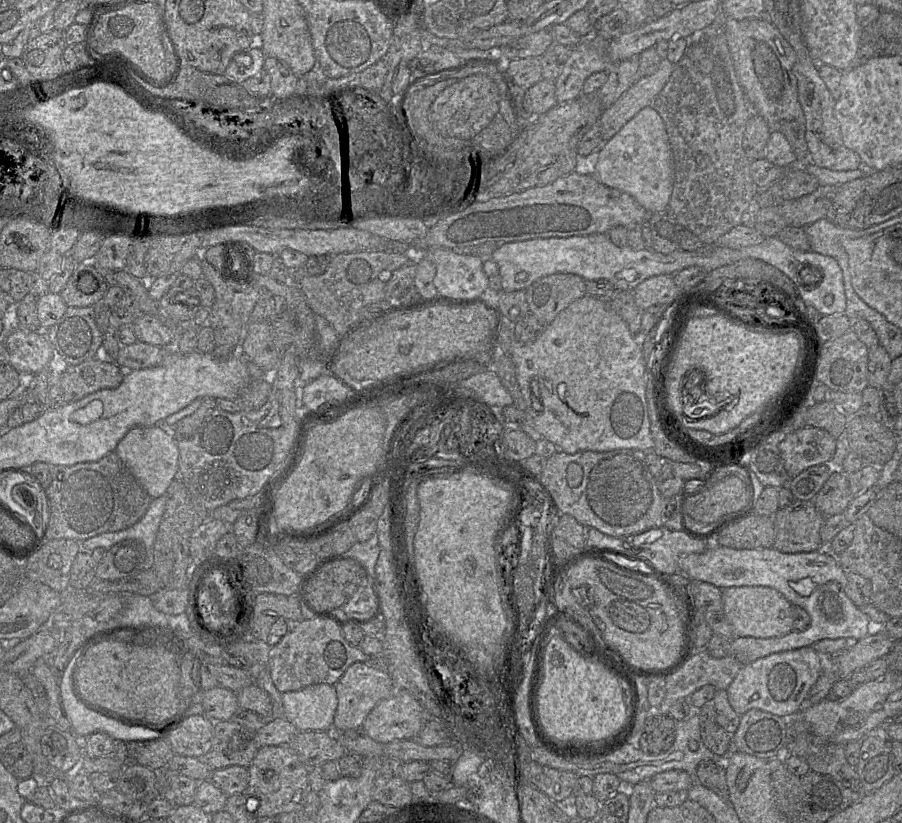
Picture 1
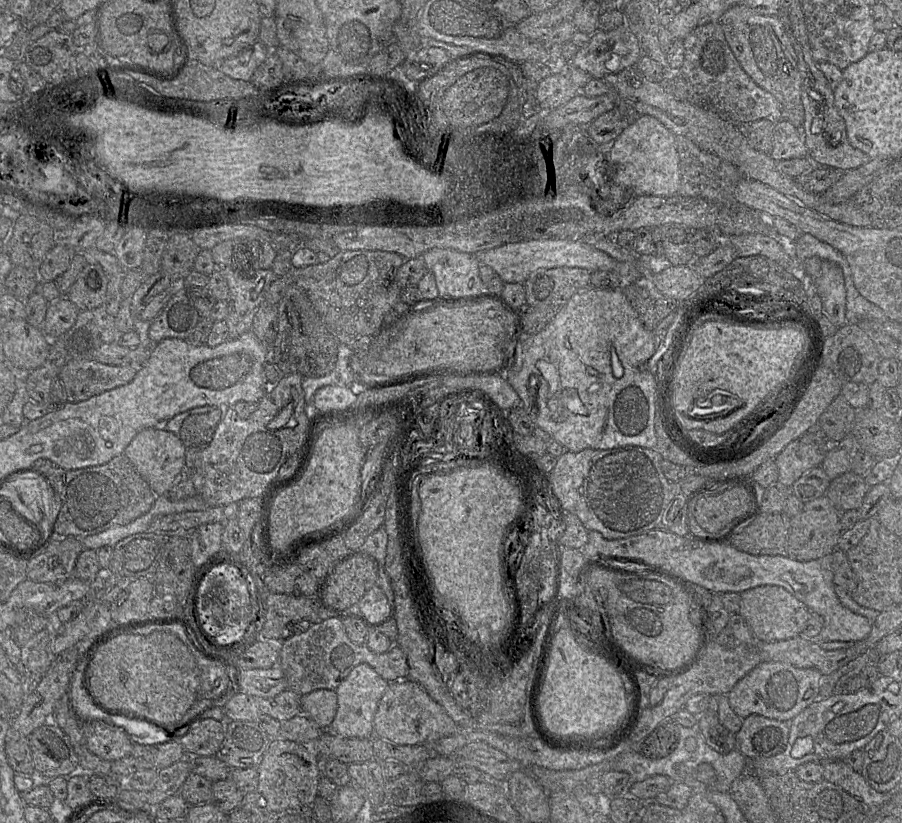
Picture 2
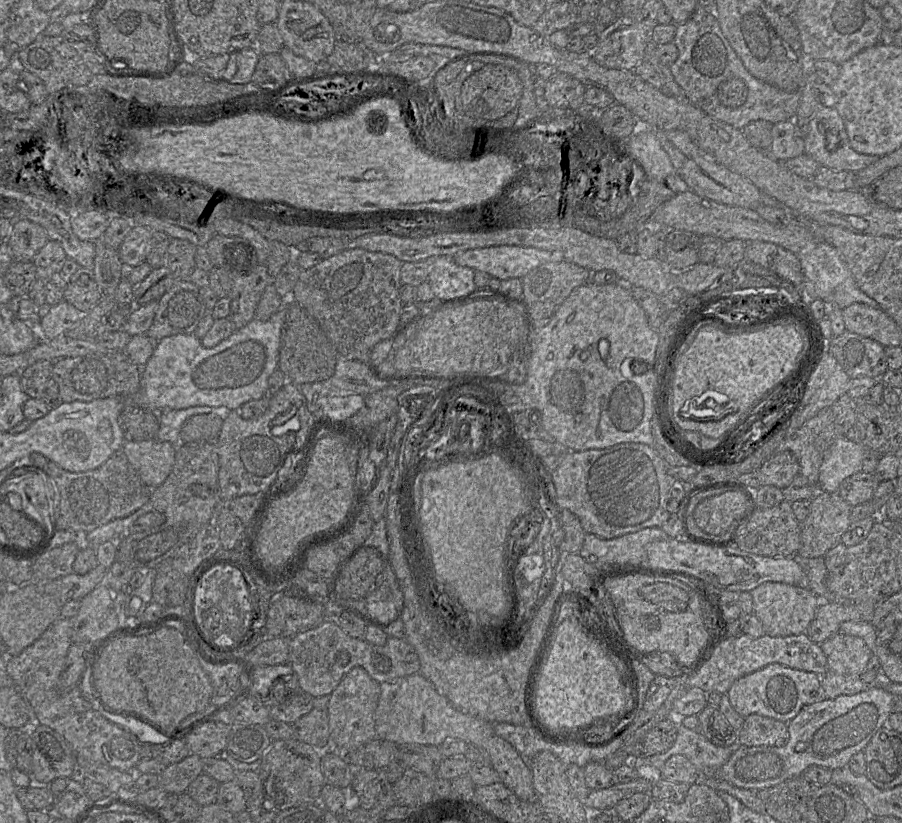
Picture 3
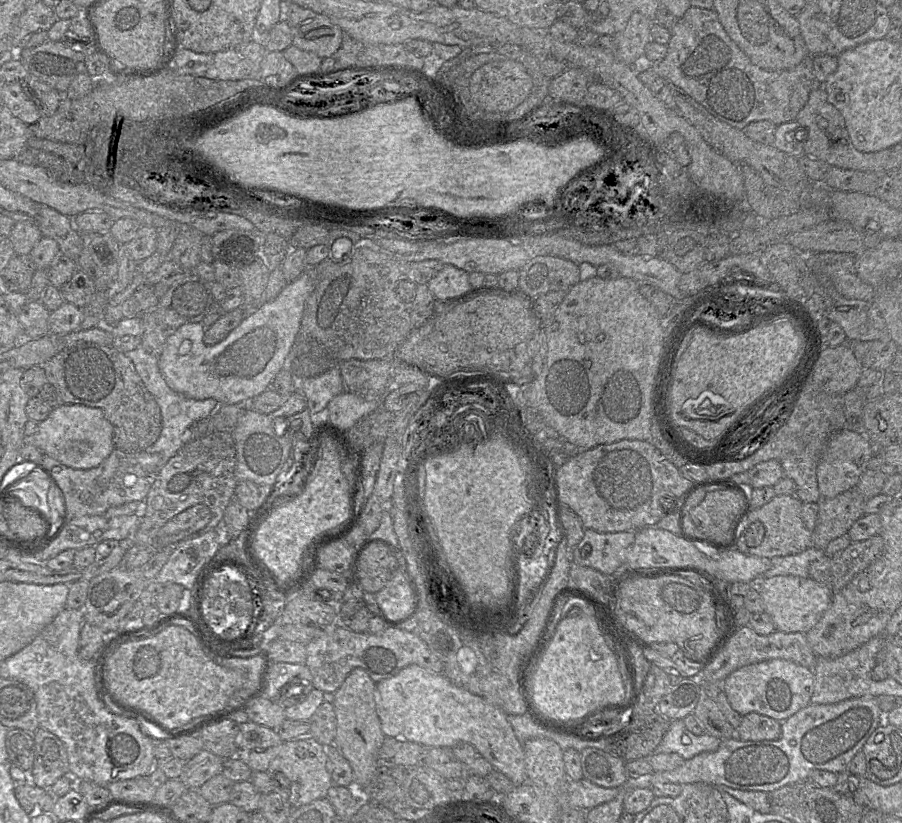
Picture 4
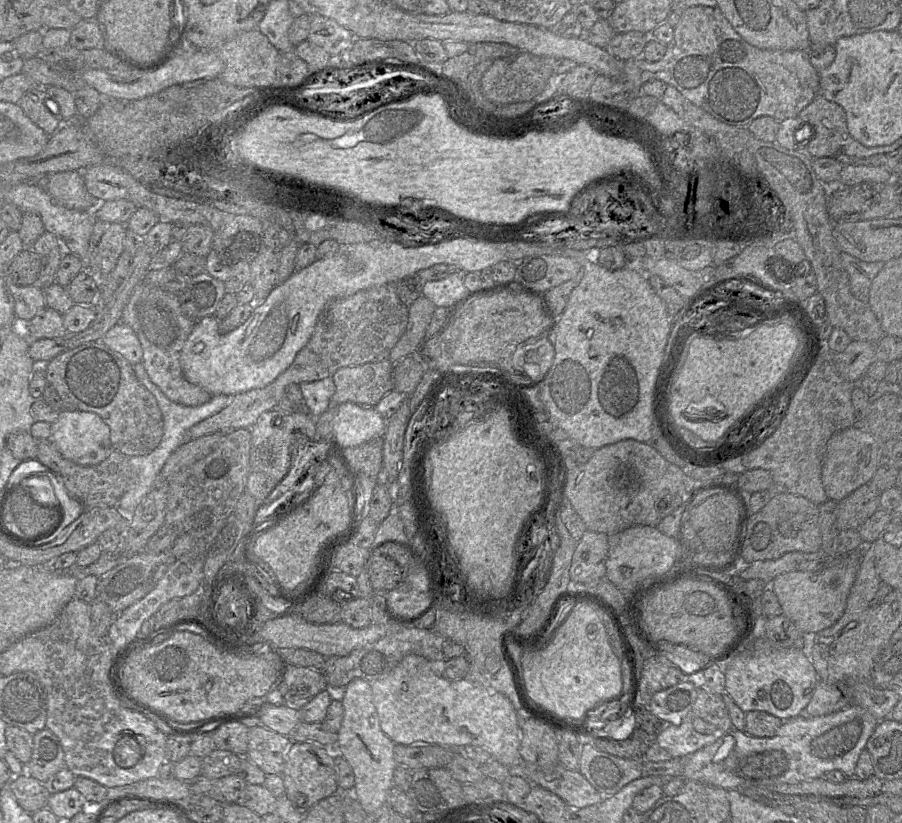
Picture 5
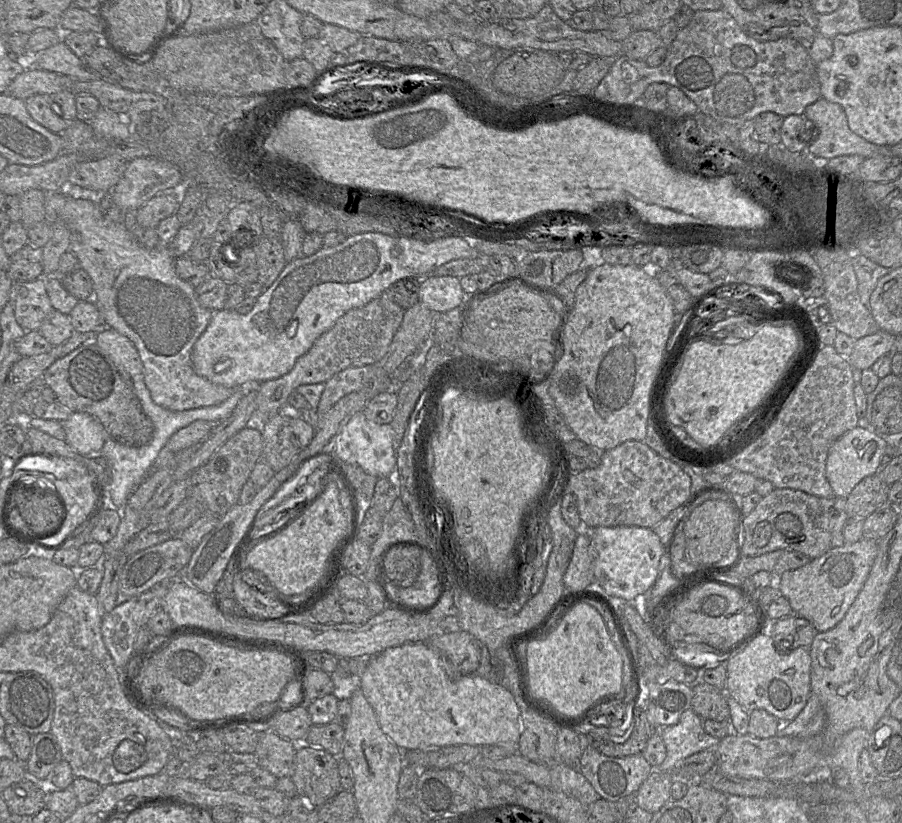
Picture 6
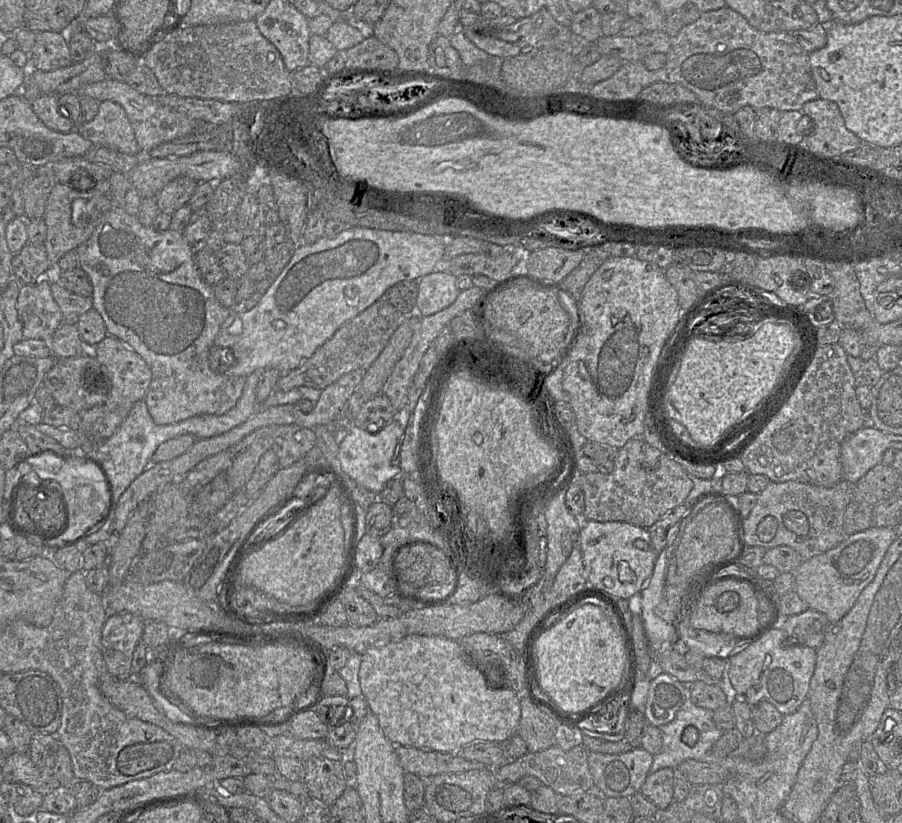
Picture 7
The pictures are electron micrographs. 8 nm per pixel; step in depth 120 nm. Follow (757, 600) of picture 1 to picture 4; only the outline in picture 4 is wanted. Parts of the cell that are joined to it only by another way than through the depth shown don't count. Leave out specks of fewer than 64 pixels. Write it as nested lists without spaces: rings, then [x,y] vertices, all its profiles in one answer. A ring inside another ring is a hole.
[[[774,576],[762,578],[755,585],[762,597],[764,612],[772,618],[776,630],[785,633],[806,634],[818,623],[834,595],[827,586],[810,577]]]

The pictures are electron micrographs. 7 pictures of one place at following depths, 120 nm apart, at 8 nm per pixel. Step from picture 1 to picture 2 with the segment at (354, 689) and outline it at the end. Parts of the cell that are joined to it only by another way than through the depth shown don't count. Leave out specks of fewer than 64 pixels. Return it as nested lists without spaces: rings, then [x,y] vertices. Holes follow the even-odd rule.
[[[361,663],[352,668],[335,690],[337,711],[329,729],[324,729],[324,731],[349,738],[371,738],[374,736],[373,718],[387,687],[388,682],[370,665]]]

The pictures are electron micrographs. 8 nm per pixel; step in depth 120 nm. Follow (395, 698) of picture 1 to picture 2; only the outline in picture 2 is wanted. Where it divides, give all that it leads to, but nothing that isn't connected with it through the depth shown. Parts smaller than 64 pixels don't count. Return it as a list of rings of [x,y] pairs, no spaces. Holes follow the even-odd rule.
[[[411,679],[388,682],[373,718],[373,734],[398,745],[425,744],[434,737],[456,734],[459,726],[426,691]]]

